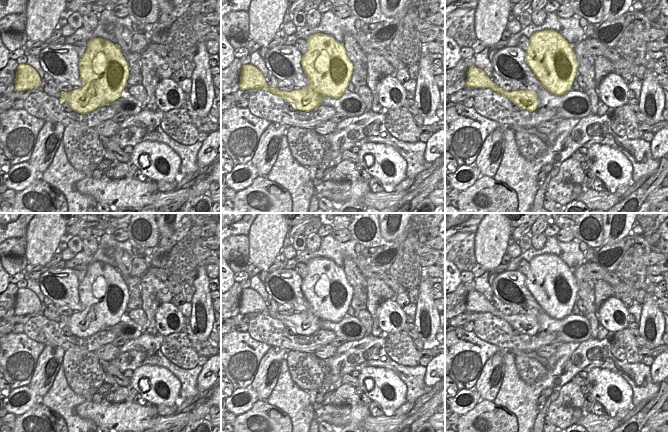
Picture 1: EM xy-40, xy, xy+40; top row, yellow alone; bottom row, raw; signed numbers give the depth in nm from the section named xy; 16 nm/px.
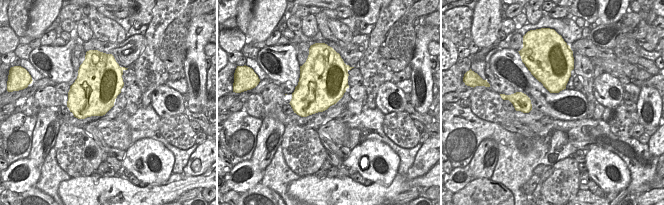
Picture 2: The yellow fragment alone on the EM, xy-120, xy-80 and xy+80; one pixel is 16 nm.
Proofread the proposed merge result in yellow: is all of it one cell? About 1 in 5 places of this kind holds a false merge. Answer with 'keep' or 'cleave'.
keep

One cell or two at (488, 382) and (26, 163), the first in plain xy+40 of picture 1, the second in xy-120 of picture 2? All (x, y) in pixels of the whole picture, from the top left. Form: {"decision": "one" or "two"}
{"decision": "two"}

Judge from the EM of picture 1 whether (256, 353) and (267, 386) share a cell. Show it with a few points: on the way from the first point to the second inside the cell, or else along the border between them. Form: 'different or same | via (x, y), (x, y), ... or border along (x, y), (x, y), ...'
different | border along (270, 346), (261, 359), (254, 379), (250, 384)

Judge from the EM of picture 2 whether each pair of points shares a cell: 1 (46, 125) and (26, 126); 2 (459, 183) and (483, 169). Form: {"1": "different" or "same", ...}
{"1": "different", "2": "different"}

